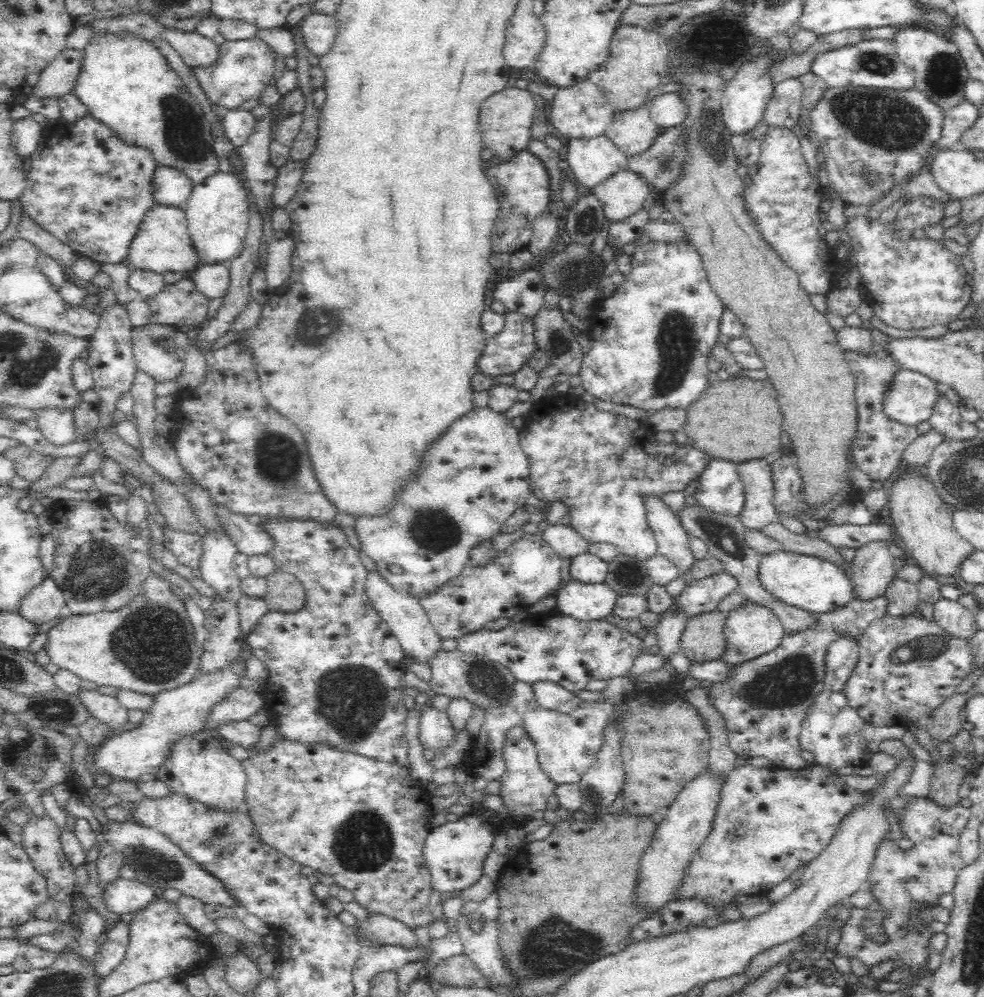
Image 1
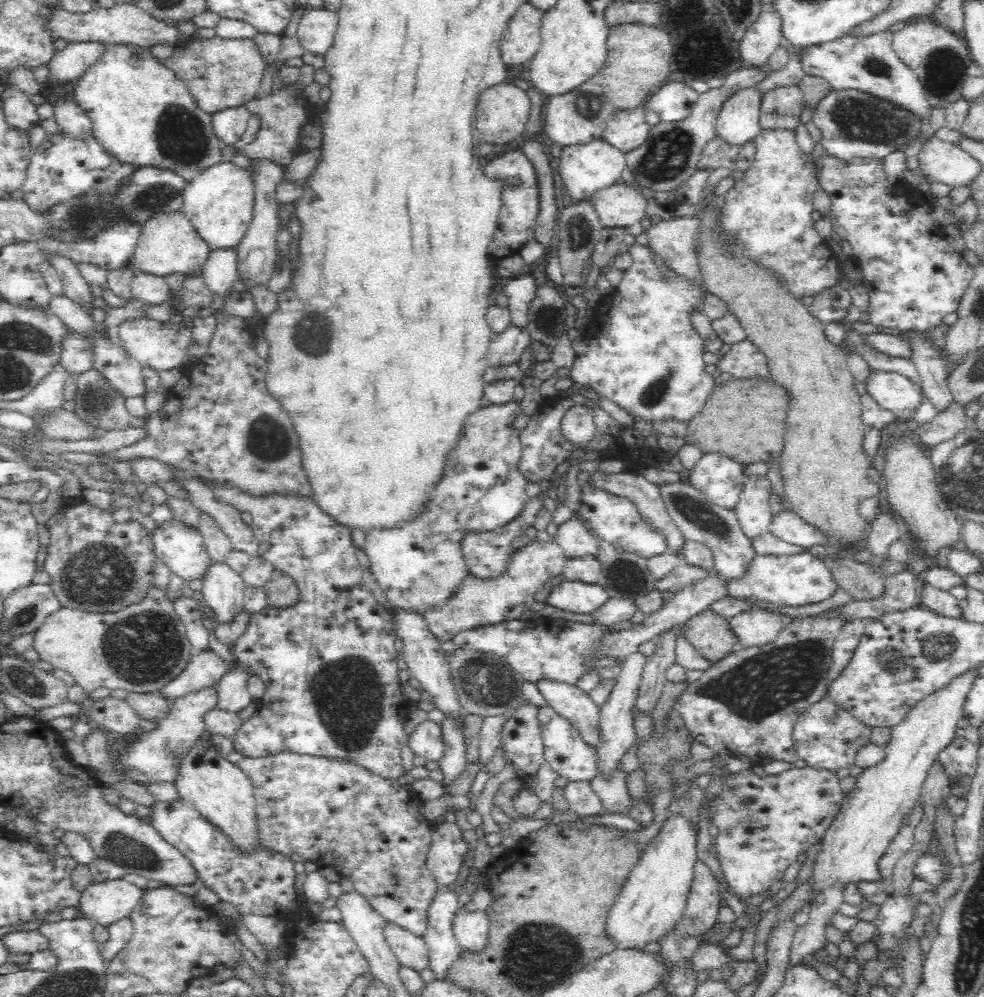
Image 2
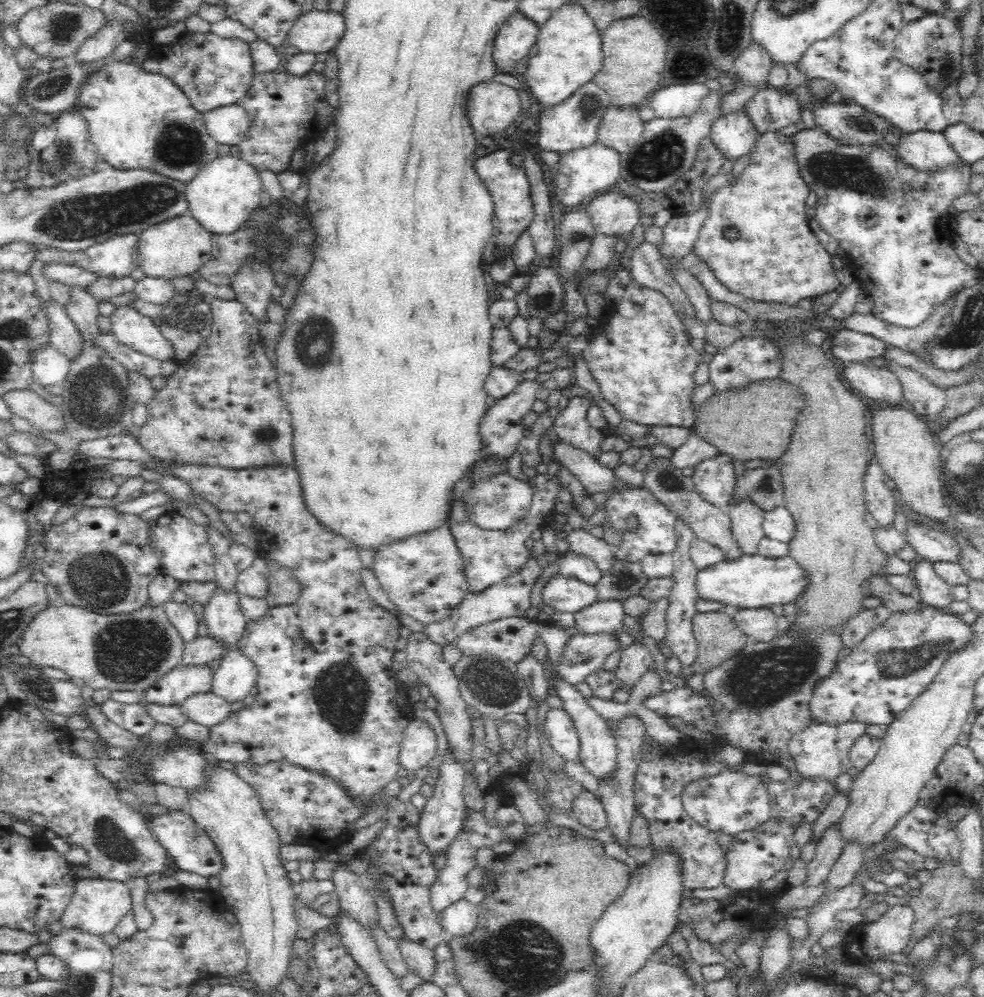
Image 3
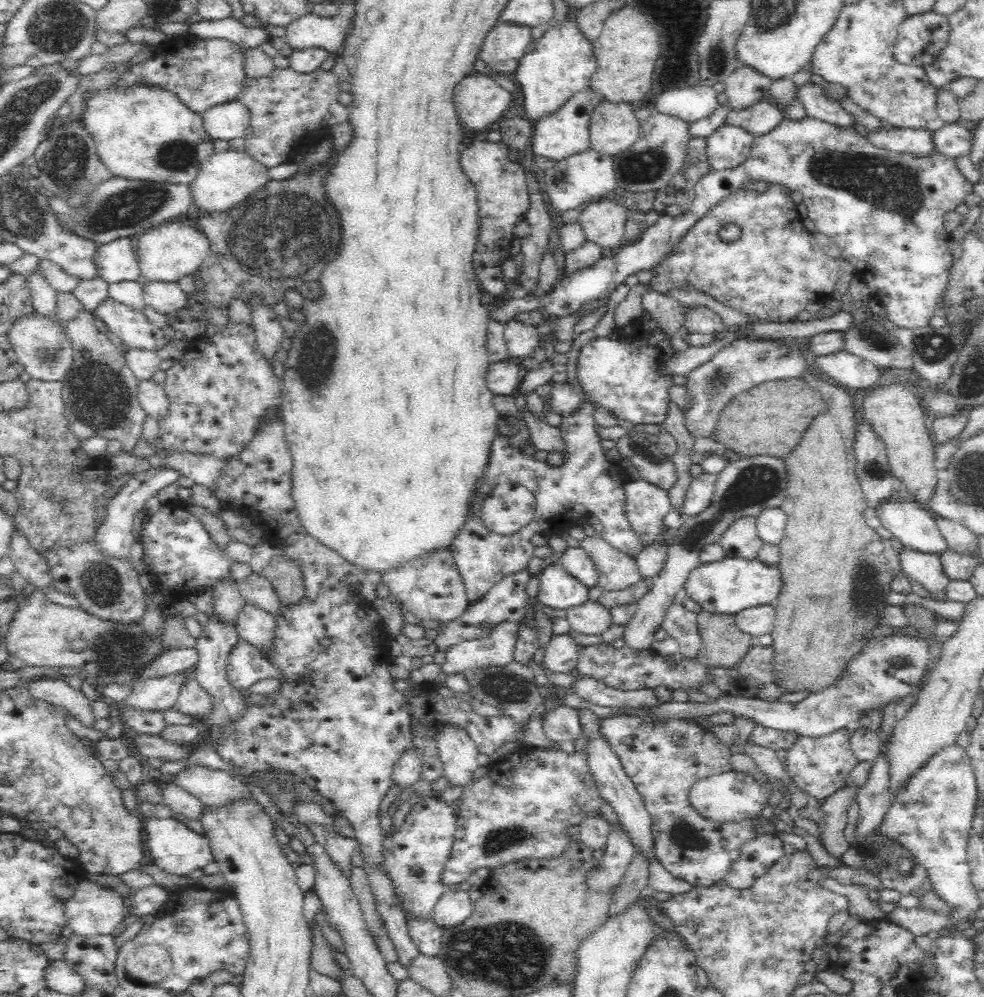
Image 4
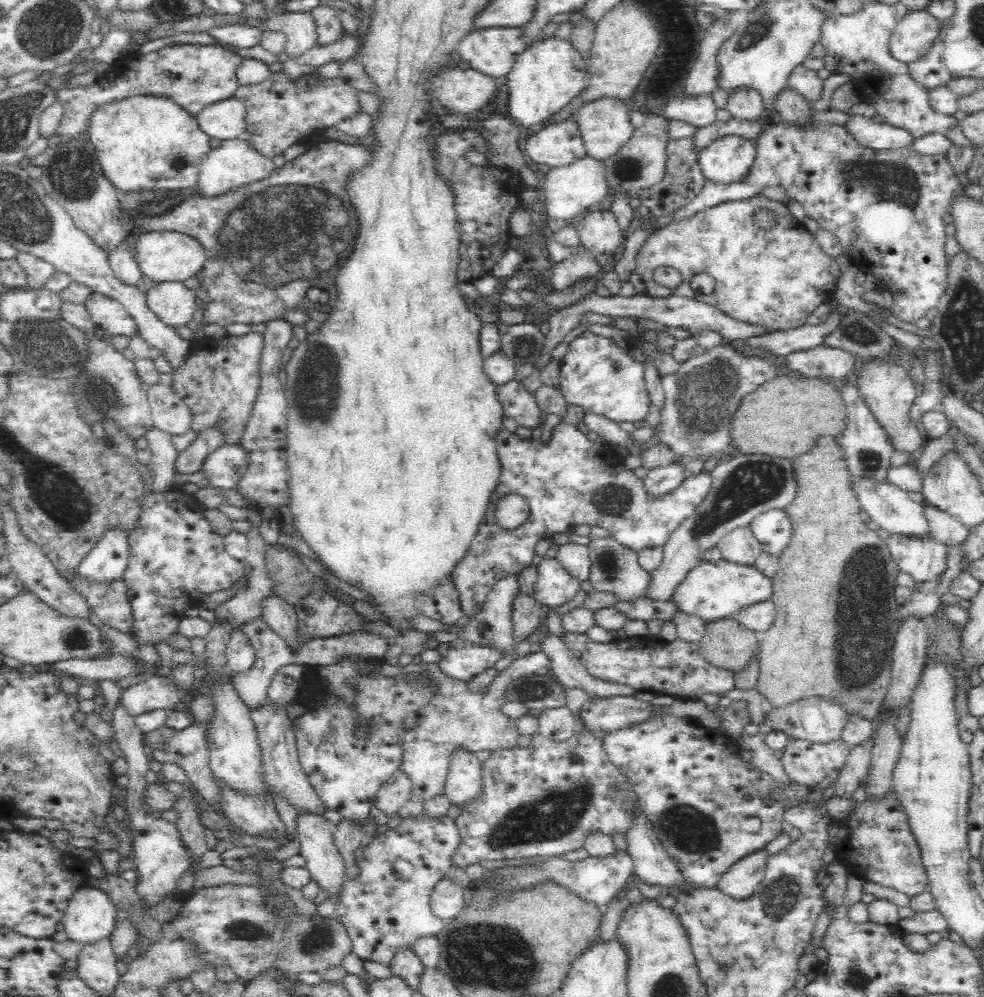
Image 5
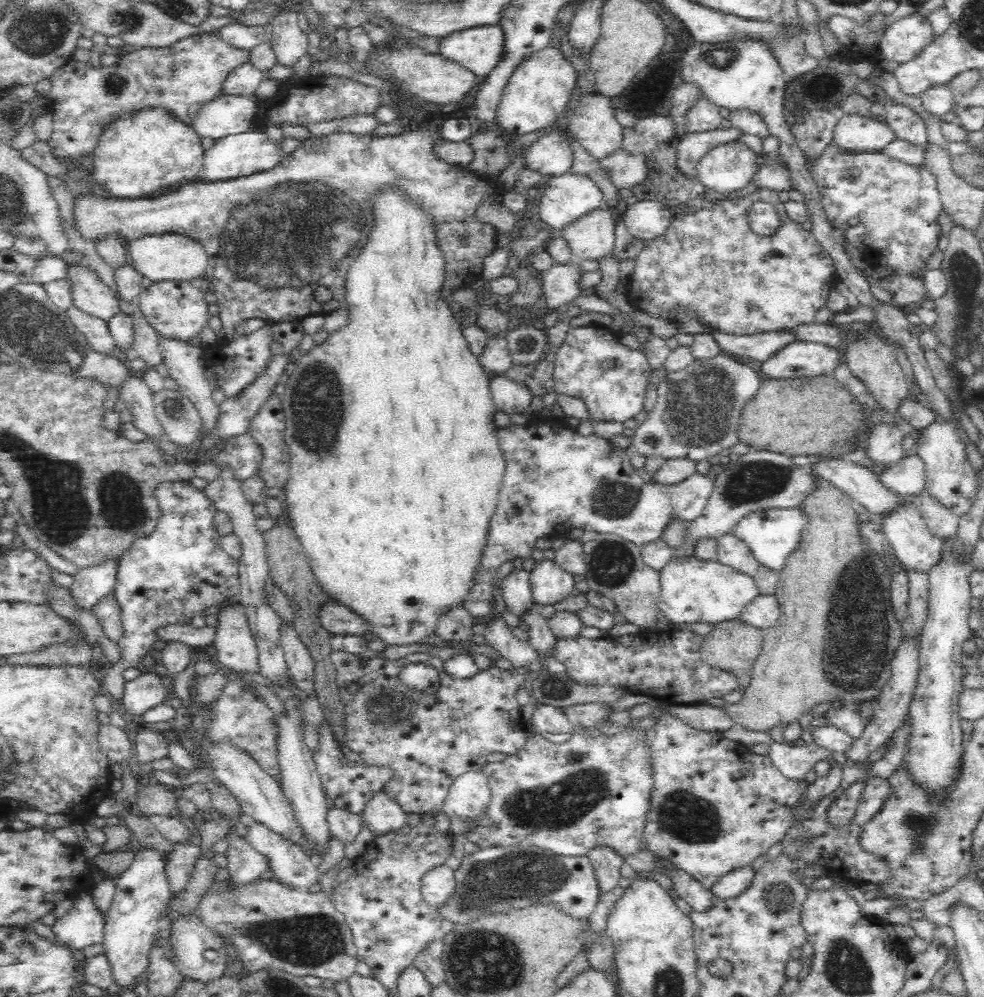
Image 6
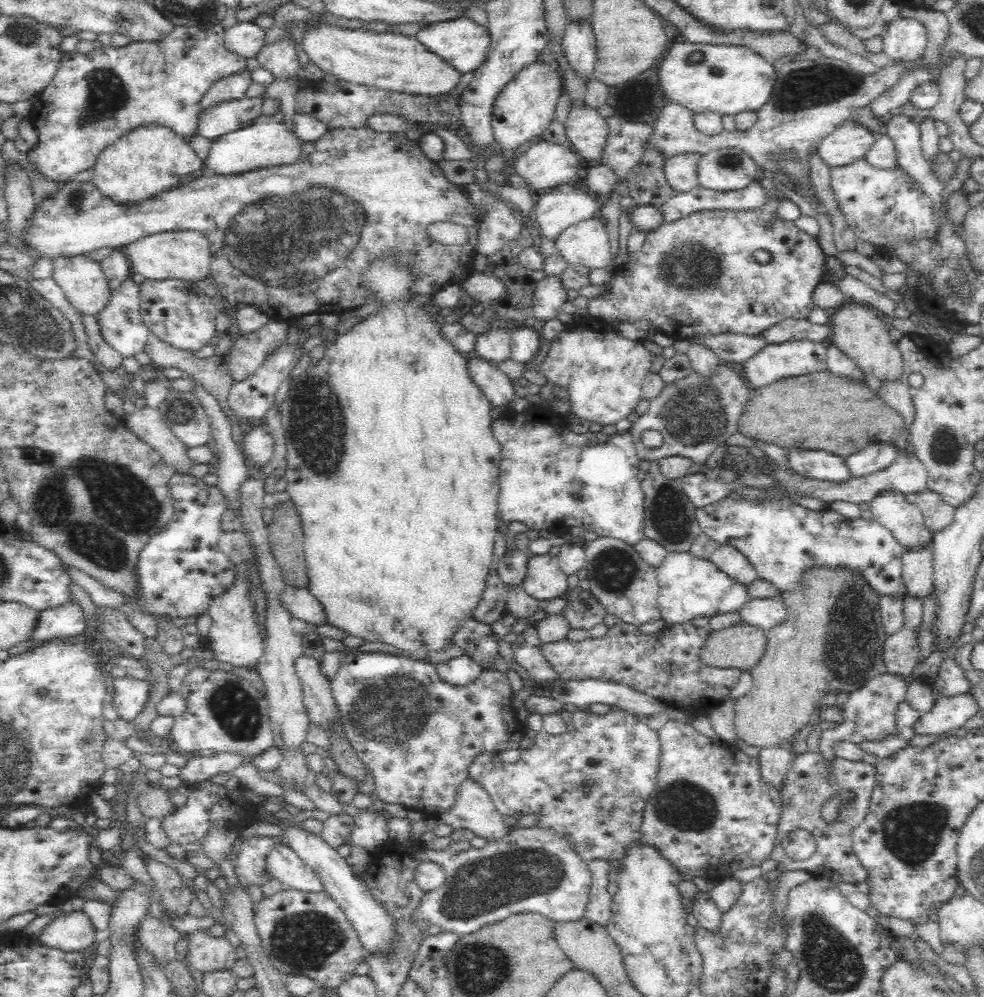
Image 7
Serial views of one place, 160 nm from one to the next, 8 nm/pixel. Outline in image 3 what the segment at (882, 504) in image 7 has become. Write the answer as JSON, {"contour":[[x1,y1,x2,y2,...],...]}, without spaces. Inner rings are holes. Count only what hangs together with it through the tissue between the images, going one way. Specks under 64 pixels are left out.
{"contour":[[922,559,912,568,911,575,915,579,917,588,916,597,922,605,946,611,953,600,951,586,934,572,931,563]]}

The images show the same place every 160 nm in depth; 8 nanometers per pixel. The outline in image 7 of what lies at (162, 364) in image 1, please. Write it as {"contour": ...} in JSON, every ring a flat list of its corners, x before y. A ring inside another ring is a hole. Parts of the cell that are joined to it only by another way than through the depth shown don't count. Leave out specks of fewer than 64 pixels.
{"contour":[[87,255,53,256,52,279,81,314,97,315,111,298,108,280,100,264]]}

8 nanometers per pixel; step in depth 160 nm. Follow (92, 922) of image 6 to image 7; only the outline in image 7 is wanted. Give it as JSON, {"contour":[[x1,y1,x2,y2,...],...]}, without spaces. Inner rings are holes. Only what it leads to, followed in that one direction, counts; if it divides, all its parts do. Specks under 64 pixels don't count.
{"contour":[[84,910,65,913,49,922,39,934,38,941,49,947,79,951,94,944,96,928]]}

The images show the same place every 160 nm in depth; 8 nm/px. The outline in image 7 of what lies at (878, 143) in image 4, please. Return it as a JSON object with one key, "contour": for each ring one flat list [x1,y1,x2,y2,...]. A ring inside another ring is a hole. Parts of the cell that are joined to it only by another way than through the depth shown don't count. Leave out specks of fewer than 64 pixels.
{"contour":[[851,118,827,134,819,142,820,157,831,167,842,166,864,158,876,138,883,132,874,132]]}

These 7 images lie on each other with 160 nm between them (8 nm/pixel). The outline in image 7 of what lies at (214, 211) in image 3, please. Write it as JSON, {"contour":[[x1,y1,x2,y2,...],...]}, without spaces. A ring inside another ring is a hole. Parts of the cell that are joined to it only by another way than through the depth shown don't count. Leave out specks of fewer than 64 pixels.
{"contour":[[273,115,258,116,250,126,234,130,219,136,212,141,206,156,205,167,214,174,228,176,228,174,242,174,260,168,287,165,299,157,302,141,294,131,290,131,284,123,278,122]]}

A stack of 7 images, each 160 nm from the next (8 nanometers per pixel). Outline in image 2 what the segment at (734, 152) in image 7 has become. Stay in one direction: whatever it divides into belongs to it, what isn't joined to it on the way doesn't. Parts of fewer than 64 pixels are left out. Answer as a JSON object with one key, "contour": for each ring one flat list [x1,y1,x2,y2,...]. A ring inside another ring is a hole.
{"contour":[[760,87,734,91,722,102,714,118,715,134,736,145,754,140,763,129,760,124,762,98,764,92]]}

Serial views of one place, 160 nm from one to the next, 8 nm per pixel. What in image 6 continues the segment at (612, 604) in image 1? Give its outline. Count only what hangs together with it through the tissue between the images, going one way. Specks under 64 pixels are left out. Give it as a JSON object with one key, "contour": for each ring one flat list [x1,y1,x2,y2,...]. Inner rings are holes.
{"contour":[[552,559,536,561,529,573,532,596,539,606,558,604,568,598,574,592,575,581,573,574,562,570]]}

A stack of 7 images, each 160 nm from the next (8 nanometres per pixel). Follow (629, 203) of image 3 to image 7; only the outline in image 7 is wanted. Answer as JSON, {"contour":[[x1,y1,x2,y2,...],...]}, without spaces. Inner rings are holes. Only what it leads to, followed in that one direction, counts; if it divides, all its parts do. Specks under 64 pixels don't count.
{"contour":[[599,215,569,226,554,241,559,254,571,265,594,270,609,268,611,264,609,234]]}

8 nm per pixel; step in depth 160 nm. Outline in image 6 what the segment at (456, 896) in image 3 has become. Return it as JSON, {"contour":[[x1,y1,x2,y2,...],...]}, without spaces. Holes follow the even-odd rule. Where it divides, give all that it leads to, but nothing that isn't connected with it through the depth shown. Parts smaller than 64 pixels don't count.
{"contour":[[634,723,623,732,619,732,613,736,607,736,601,733,598,729,582,728,580,726,573,727,573,733,563,744,554,744,541,736,539,733,530,734,527,738,526,745,521,750,518,750,514,755,509,755,502,762,488,762,482,766,481,772,488,778,489,789,491,790,492,798,488,807,482,813,482,816,474,818,474,826,464,833,467,842,476,844,478,848,486,850,486,848,510,848,510,846,521,846,521,848,541,848,548,850,554,854,564,856,584,856,596,843,606,843,620,855,630,856,634,852,644,850,646,848,646,839,644,839,644,828,646,818,650,810,650,791,652,788,652,770,648,763,648,749,642,745,642,736,644,728,639,727]]}

